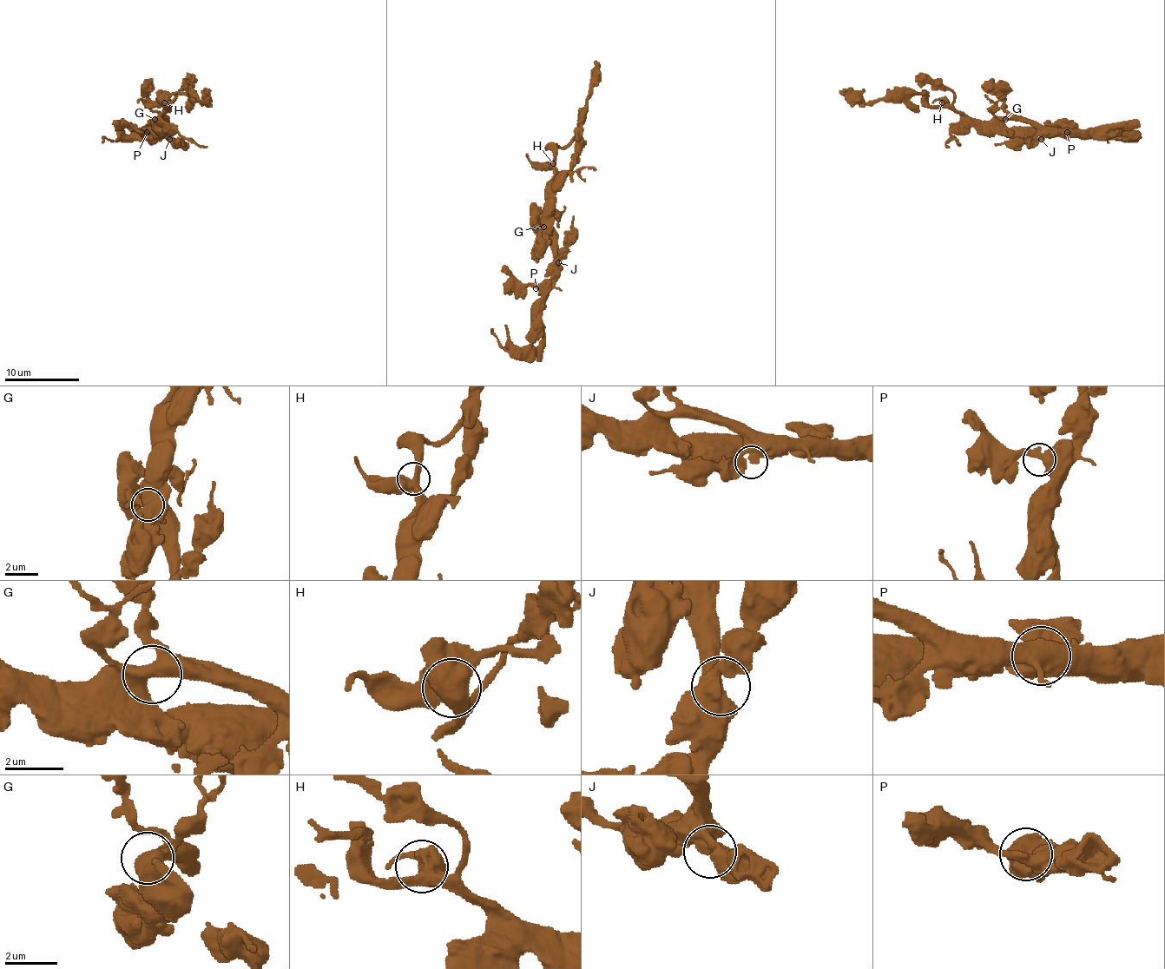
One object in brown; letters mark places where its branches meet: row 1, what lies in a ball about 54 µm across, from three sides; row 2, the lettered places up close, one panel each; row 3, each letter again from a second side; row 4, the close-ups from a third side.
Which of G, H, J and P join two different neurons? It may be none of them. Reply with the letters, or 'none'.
none

